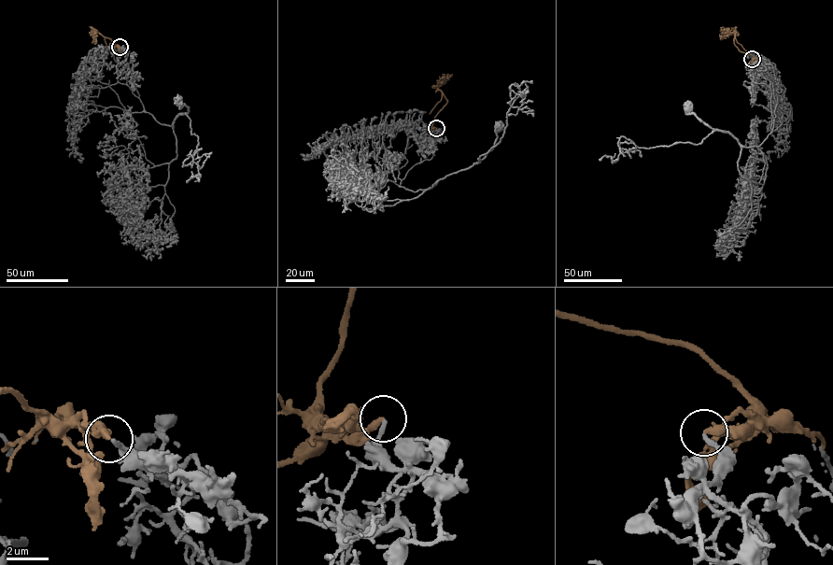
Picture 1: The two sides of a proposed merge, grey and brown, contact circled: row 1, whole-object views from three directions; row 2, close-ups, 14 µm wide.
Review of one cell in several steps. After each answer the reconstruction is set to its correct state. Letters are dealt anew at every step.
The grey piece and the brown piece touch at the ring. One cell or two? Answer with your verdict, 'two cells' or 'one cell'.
two cells

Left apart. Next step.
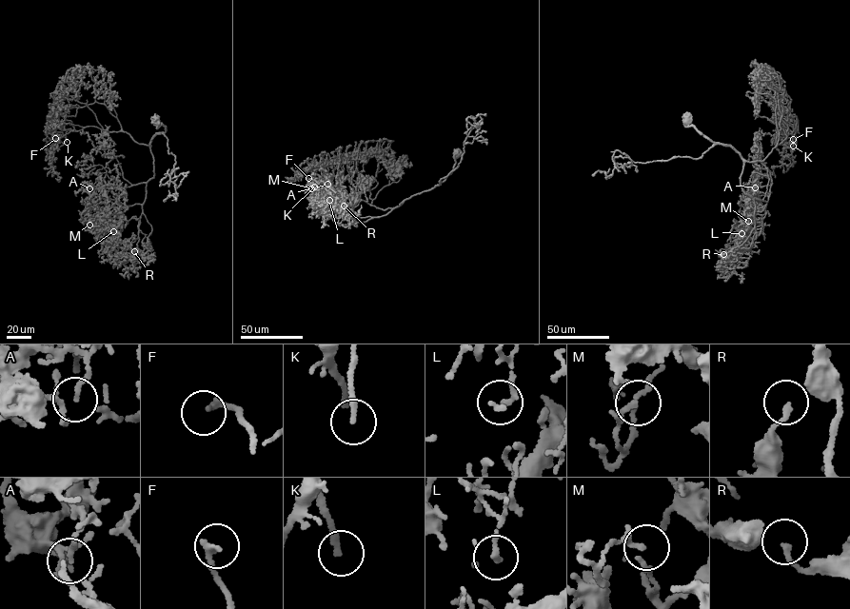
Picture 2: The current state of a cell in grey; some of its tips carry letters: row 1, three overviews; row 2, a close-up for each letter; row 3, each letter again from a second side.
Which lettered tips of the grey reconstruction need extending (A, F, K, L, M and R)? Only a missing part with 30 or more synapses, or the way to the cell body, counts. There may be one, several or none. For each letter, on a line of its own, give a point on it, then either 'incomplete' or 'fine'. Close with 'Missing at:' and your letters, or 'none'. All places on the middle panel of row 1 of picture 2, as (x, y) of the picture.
A: at (327, 184); fine
F: at (308, 178); incomplete
K: at (314, 186); incomplete
L: at (329, 200); fine
M: at (311, 188); fine
R: at (344, 206); fine
Missing at: F, K

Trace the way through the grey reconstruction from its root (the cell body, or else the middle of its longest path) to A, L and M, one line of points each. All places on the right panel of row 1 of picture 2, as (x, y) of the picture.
A: (688, 118), (686, 127), (739, 152), (741, 186), (767, 201), (764, 208), (751, 194), (755, 187)
L: (688, 118), (685, 126), (728, 145), (742, 160), (740, 186), (762, 223), (741, 233)
M: (688, 118), (686, 127), (739, 152), (742, 190), (767, 201), (750, 206), (748, 221)

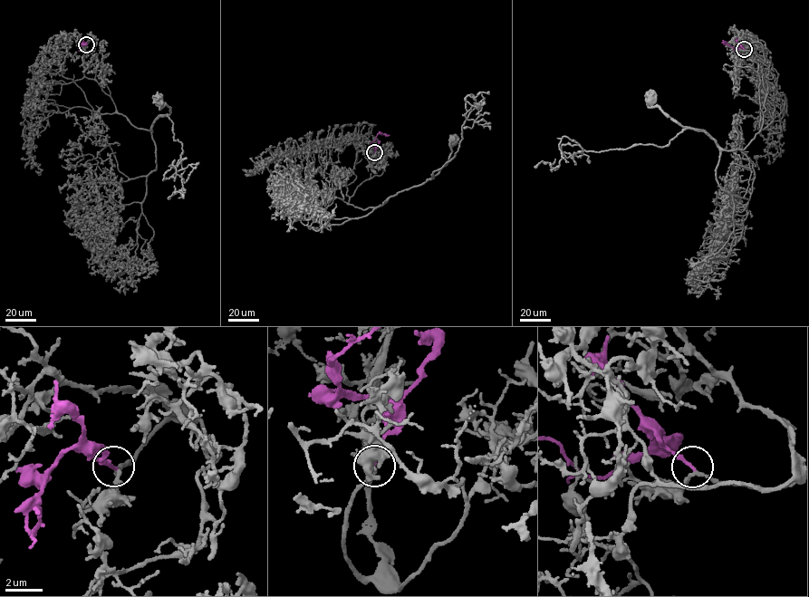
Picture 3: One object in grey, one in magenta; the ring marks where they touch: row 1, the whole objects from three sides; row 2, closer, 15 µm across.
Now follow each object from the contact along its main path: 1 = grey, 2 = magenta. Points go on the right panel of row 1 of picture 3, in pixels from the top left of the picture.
1: (744, 49), (736, 76), (757, 72), (763, 122), (744, 149), (652, 98)
2: (744, 49), (740, 45), (736, 50), (723, 40)

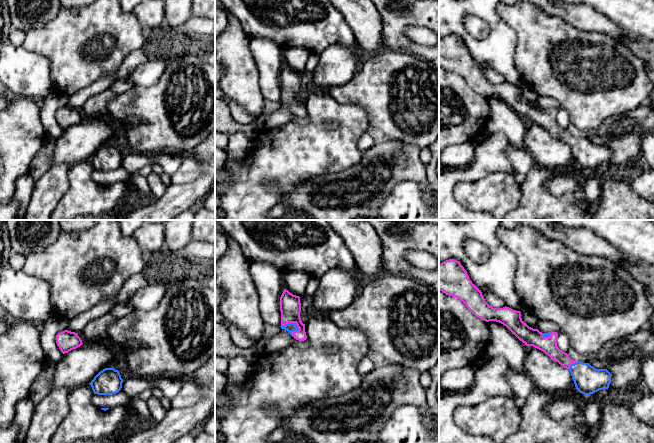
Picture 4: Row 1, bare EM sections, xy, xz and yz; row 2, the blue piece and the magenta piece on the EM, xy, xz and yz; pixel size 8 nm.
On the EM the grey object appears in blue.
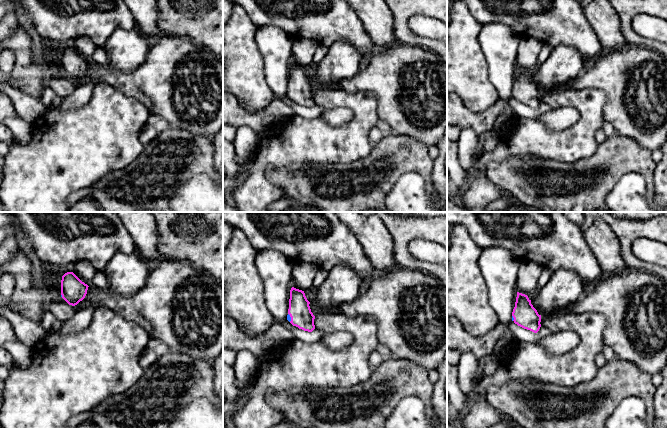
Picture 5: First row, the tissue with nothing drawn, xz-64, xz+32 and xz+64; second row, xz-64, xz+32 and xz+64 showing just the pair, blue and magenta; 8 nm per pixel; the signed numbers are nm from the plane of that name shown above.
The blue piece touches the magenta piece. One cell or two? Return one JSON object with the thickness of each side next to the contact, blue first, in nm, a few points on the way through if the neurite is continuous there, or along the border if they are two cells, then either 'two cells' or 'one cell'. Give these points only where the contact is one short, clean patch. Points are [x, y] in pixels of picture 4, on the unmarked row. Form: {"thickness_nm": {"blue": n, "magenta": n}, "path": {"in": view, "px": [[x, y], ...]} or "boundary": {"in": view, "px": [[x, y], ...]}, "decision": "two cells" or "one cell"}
{"thickness_nm": {"blue": 80, "magenta": 170}, "decision": "one cell"}

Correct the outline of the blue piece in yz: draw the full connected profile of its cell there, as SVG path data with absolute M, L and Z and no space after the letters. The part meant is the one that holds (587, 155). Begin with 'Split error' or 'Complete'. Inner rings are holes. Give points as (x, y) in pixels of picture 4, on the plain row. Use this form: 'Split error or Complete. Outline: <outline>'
Split error. Outline: M449 35L439 40L439 66L462 77L476 93L486 98L496 97L503 100L526 122L543 127L568 145L580 169L590 171L609 164L611 149L607 145L596 145L589 139L571 135L558 124L557 108L542 109L524 99L520 87L506 82L498 85L490 82L459 37Z

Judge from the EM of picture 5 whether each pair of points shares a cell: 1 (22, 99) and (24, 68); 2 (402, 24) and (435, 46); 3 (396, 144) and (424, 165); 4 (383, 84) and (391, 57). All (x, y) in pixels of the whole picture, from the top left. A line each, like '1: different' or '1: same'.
1: different
2: same
3: same
4: same

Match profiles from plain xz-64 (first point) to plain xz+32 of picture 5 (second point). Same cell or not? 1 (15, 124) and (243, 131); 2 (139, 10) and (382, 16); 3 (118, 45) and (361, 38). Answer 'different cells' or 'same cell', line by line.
1: same cell
2: same cell
3: different cells

